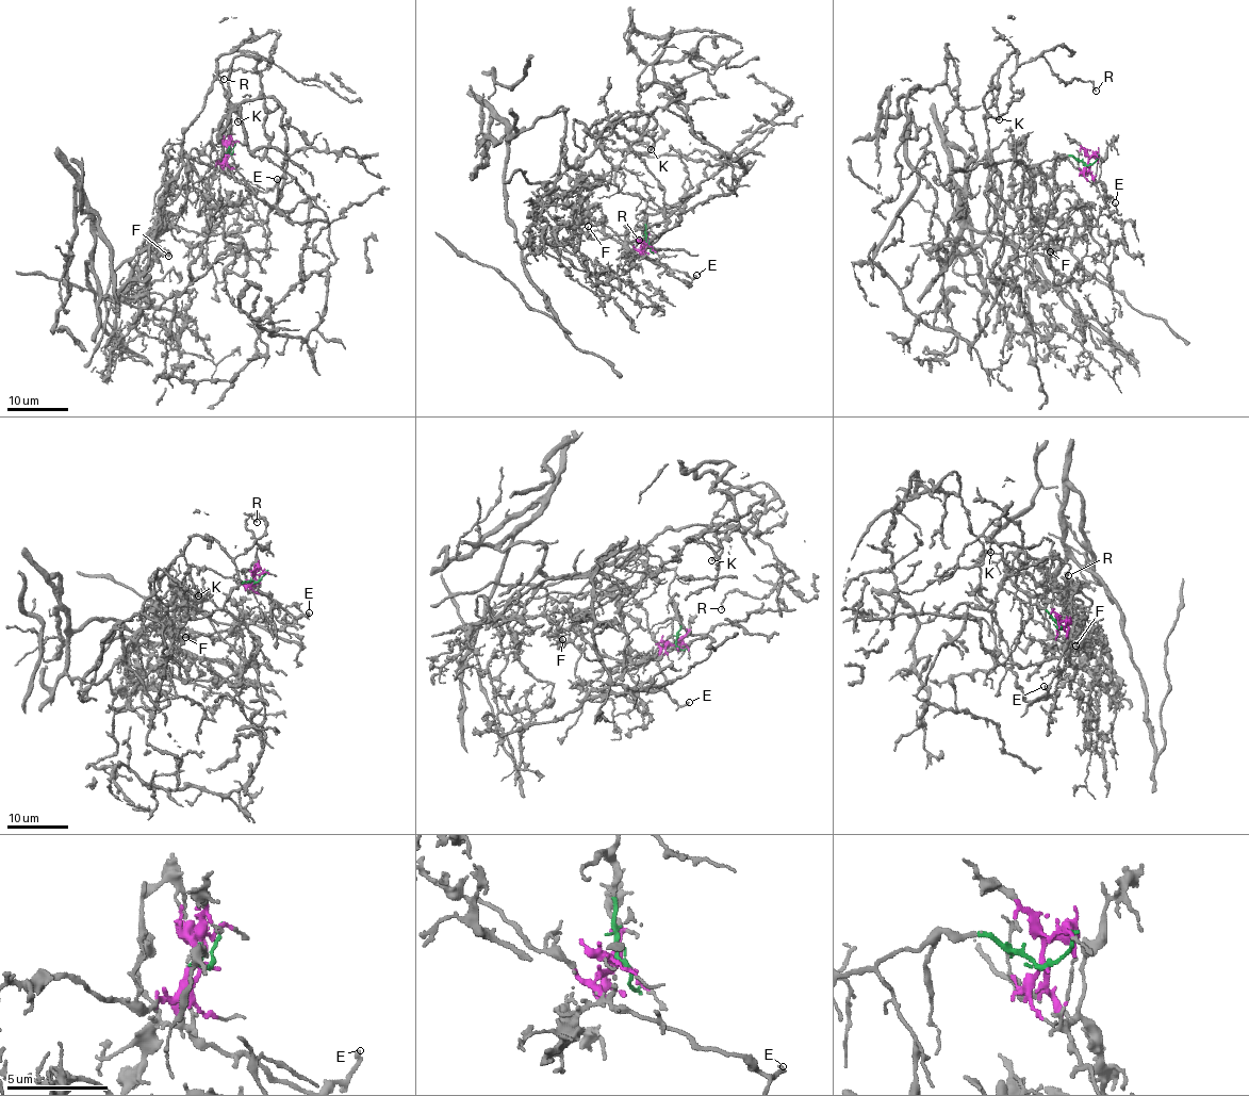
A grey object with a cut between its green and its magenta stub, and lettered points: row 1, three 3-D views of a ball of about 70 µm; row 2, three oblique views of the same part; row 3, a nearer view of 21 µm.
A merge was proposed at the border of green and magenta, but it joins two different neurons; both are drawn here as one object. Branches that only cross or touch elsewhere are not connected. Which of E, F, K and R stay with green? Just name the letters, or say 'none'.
K, R

